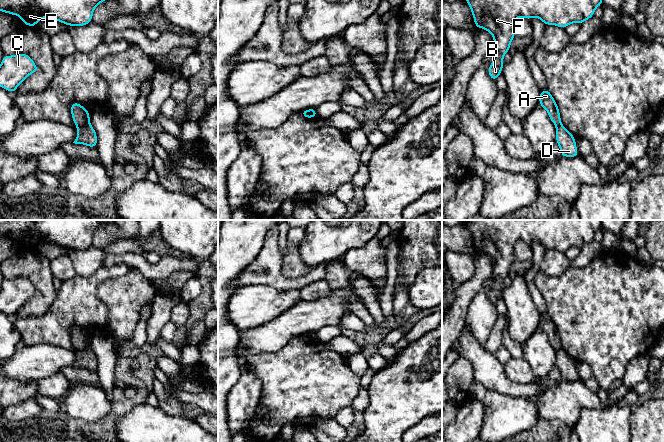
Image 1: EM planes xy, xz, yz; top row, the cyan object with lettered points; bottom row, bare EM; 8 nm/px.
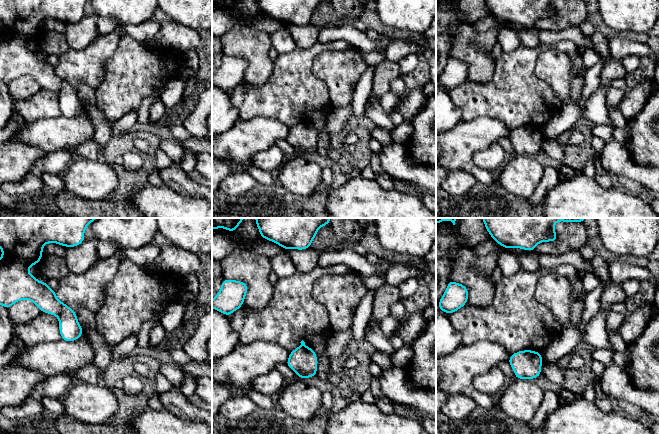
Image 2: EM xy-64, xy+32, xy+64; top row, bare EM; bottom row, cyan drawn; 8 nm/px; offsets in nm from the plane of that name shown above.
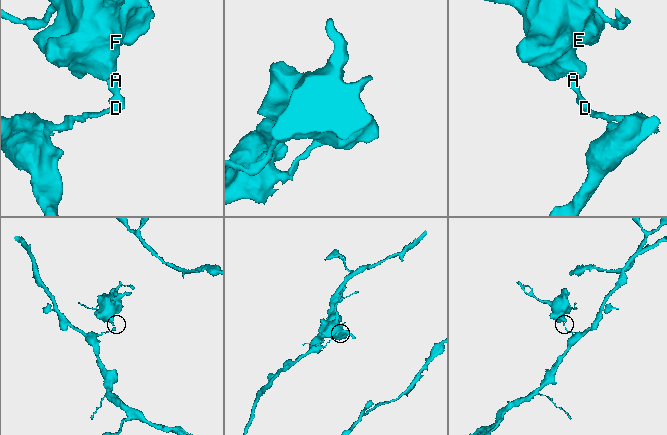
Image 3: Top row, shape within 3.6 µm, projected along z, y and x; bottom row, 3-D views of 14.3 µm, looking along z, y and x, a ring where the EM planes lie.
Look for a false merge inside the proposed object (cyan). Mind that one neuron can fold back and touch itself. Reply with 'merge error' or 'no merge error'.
merge error

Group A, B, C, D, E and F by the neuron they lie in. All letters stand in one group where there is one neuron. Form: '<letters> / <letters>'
A B C E F / D

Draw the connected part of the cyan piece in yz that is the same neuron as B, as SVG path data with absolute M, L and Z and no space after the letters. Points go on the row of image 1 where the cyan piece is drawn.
M466 0L475 22L475 28L487 30L494 38L491 54L494 59L488 68L493 82L502 74L503 57L509 52L510 44L516 37L514 23L518 17L531 19L538 17L545 25L556 25L565 29L571 23L582 24L594 16L595 9L603 0Z

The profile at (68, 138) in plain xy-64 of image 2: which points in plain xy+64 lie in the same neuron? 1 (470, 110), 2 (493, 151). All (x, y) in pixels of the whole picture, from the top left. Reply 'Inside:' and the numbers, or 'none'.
Inside: none

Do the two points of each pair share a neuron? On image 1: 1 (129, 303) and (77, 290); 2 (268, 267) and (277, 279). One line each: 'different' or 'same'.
1: different
2: same

